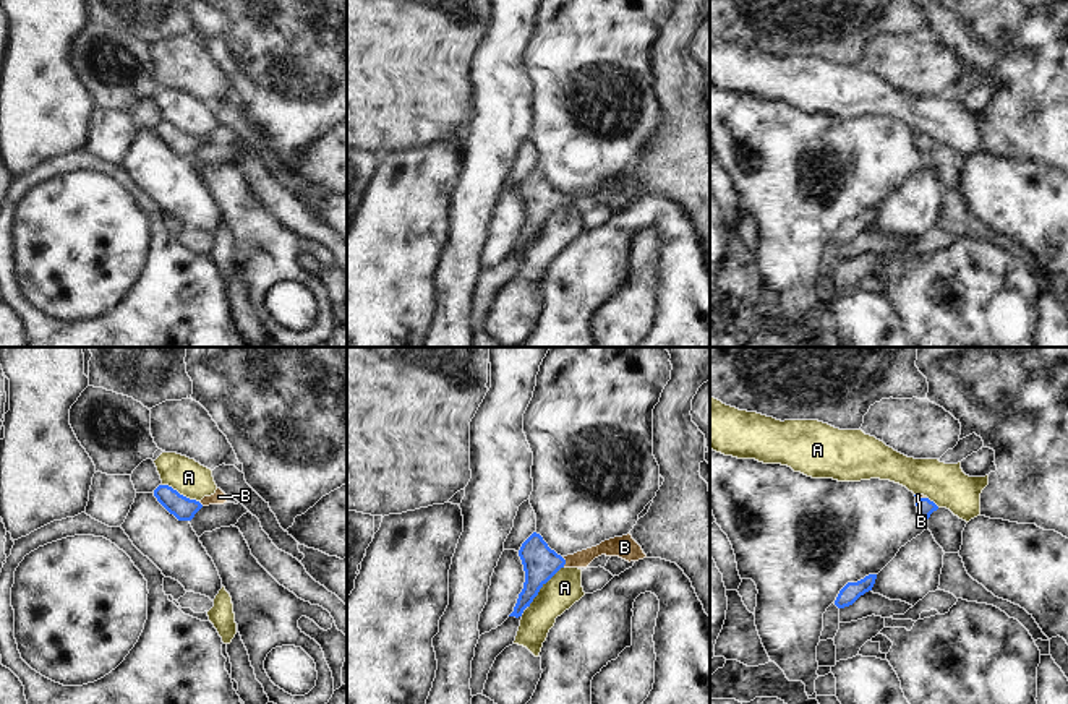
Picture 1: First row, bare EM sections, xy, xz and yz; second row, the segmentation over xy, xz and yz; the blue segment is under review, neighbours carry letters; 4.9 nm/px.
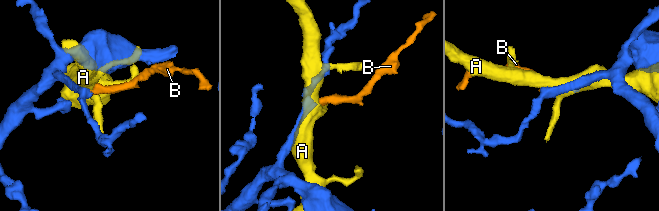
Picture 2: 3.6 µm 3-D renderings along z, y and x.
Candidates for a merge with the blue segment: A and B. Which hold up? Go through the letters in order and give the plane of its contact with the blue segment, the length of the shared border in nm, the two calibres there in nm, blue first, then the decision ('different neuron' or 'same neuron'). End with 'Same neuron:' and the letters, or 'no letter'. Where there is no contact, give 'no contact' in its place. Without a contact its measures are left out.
A: contact in xz; length 260 nm; calibres 180 and 170 nm; different neuron
B: contact in xz; length 60 nm; calibres 180 and 90 nm; same neuron
Same neuron: B

